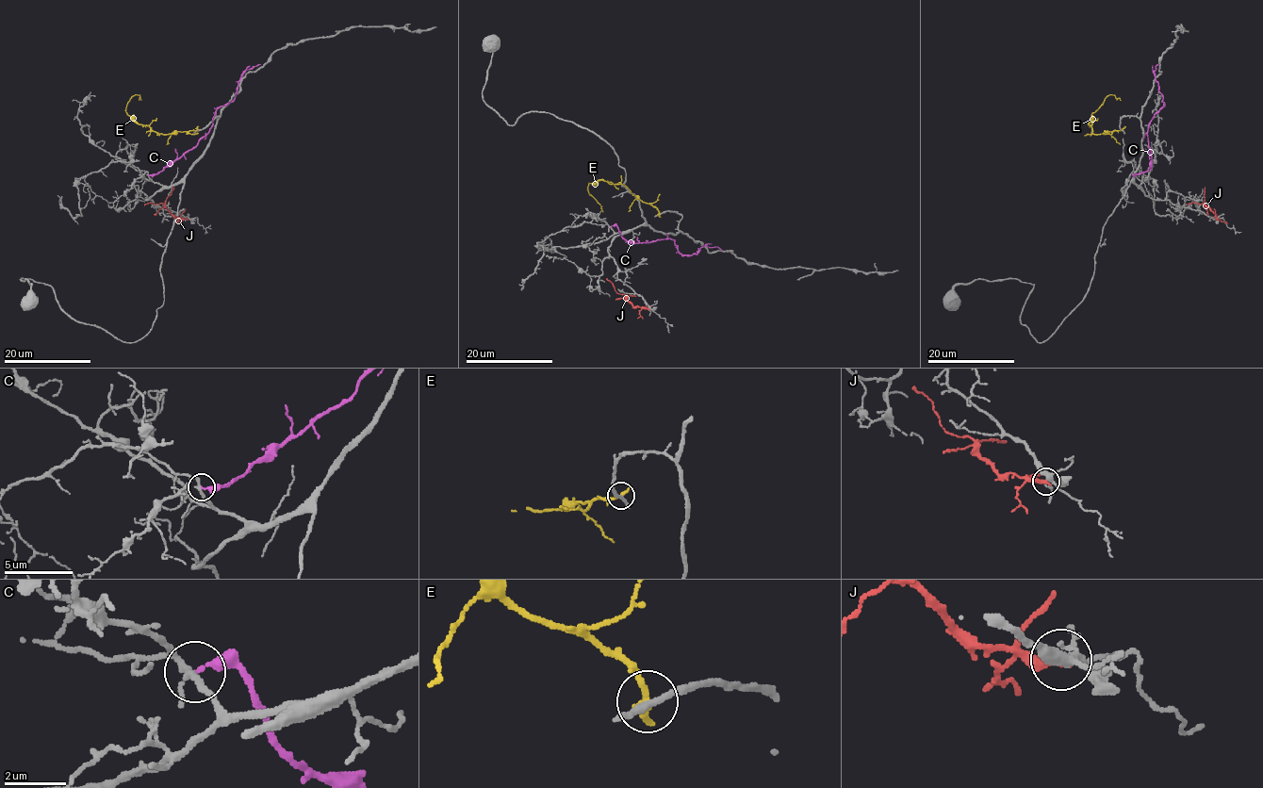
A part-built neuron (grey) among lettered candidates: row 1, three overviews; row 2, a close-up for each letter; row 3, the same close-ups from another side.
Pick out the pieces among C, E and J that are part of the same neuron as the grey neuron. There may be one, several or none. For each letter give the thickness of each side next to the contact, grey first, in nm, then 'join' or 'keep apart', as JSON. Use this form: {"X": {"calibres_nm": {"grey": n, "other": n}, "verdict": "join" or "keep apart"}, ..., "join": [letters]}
{"C": {"calibres_nm": {"grey": 200, "other": 240}, "verdict": "keep apart"}, "E": {"calibres_nm": {"grey": 220, "other": 300}, "verdict": "keep apart"}, "J": {"calibres_nm": {"grey": 280, "other": 360}, "verdict": "keep apart"}, "join": []}

